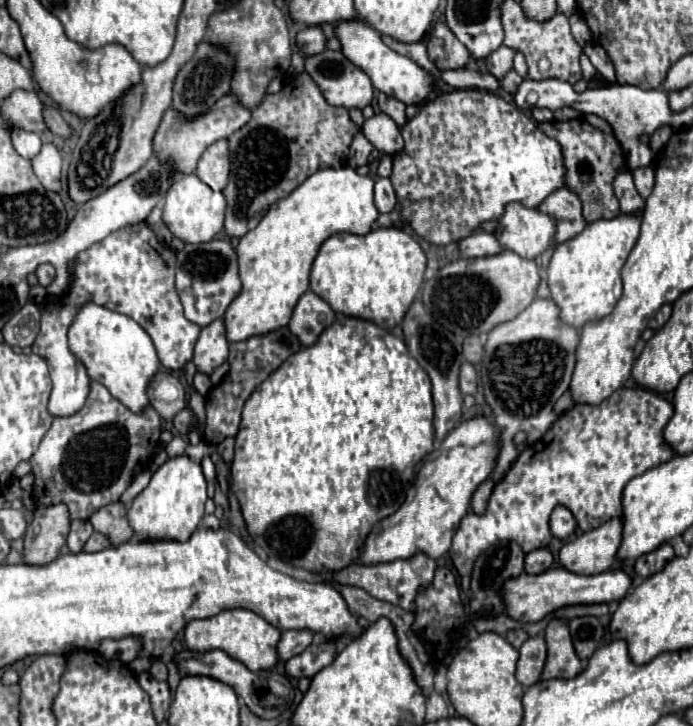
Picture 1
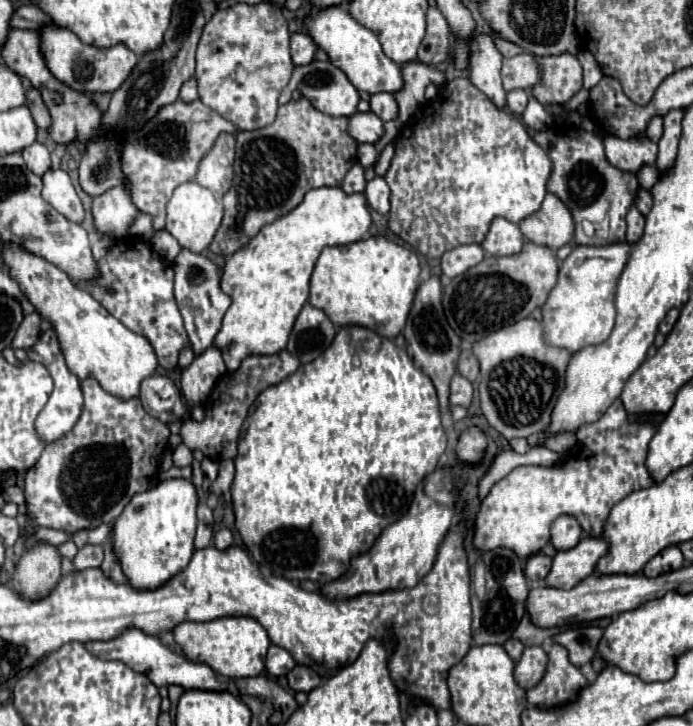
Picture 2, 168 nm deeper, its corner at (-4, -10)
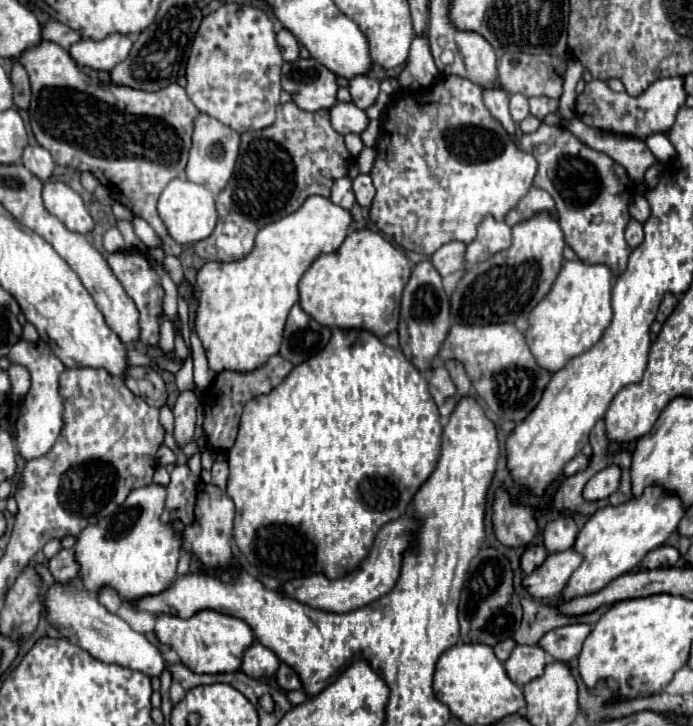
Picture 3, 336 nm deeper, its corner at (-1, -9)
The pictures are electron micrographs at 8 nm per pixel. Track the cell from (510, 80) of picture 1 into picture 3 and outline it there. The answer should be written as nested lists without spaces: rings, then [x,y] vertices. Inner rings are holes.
[[[511,95],[511,103],[509,103],[509,111],[515,123],[521,123],[525,117],[529,117],[529,103],[527,97],[523,95]]]

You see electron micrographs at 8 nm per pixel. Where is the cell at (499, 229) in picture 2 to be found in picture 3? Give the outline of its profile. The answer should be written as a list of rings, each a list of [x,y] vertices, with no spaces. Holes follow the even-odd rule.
[[[487,215],[477,227],[477,237],[465,249],[465,263],[481,263],[489,257],[489,253],[497,253],[511,245],[511,227],[507,223],[495,221]]]

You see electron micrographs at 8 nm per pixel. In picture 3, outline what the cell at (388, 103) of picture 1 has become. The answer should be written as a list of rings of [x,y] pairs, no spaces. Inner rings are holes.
[[[357,75],[349,79],[349,93],[351,93],[351,101],[359,109],[367,109],[375,103],[379,95],[379,83],[369,75]]]

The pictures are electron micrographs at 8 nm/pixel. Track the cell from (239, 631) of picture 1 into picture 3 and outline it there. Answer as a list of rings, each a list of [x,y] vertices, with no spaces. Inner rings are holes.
[[[213,609],[197,611],[189,619],[159,613],[155,617],[155,635],[163,645],[175,649],[175,653],[181,657],[181,663],[189,667],[193,673],[237,671],[239,657],[243,657],[243,649],[247,649],[247,645],[251,645],[255,639],[251,627],[245,621]]]

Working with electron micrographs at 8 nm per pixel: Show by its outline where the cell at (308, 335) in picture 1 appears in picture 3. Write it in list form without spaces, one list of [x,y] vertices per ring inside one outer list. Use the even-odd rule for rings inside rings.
[[[297,303],[289,311],[285,335],[279,355],[293,365],[301,365],[309,357],[317,355],[329,341],[331,331],[311,319]]]

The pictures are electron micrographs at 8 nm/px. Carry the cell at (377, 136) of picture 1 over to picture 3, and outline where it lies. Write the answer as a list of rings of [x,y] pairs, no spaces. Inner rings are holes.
[[[335,101],[335,105],[329,109],[329,117],[331,117],[333,129],[341,135],[347,135],[347,133],[359,135],[369,123],[363,109],[351,103],[341,103],[341,101]]]

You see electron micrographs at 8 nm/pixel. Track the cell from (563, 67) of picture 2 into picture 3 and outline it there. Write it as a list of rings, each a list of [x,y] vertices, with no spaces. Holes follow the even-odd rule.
[[[531,97],[529,99],[529,107],[531,107],[531,115],[537,117],[539,121],[543,121],[545,115],[557,113],[559,101],[557,99],[547,99],[547,97]]]

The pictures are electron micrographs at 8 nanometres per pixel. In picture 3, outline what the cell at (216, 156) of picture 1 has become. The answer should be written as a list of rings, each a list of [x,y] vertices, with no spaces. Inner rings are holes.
[[[199,113],[193,121],[193,137],[191,137],[191,151],[189,151],[189,163],[185,167],[185,175],[193,183],[201,183],[207,189],[211,189],[213,195],[219,195],[221,189],[230,181],[233,175],[233,167],[239,155],[239,143],[241,137],[231,127],[223,125],[221,121]]]

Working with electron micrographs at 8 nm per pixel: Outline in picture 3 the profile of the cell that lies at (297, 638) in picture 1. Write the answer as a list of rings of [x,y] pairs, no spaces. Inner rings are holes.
[[[253,641],[245,651],[243,651],[243,661],[241,661],[241,671],[253,679],[269,677],[275,673],[279,667],[279,659],[275,653],[267,647],[263,647],[259,641]]]

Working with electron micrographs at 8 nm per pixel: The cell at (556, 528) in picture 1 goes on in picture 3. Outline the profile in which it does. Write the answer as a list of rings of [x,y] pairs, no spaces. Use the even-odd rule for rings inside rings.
[[[559,515],[543,529],[543,543],[549,553],[571,549],[577,537],[577,525],[571,515]]]

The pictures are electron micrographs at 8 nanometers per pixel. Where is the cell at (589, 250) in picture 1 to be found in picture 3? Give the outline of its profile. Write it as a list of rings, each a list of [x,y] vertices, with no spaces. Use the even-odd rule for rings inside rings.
[[[565,261],[551,291],[527,315],[527,345],[539,367],[555,373],[565,363],[589,351],[611,323],[611,283],[613,273],[605,265],[585,265]]]

